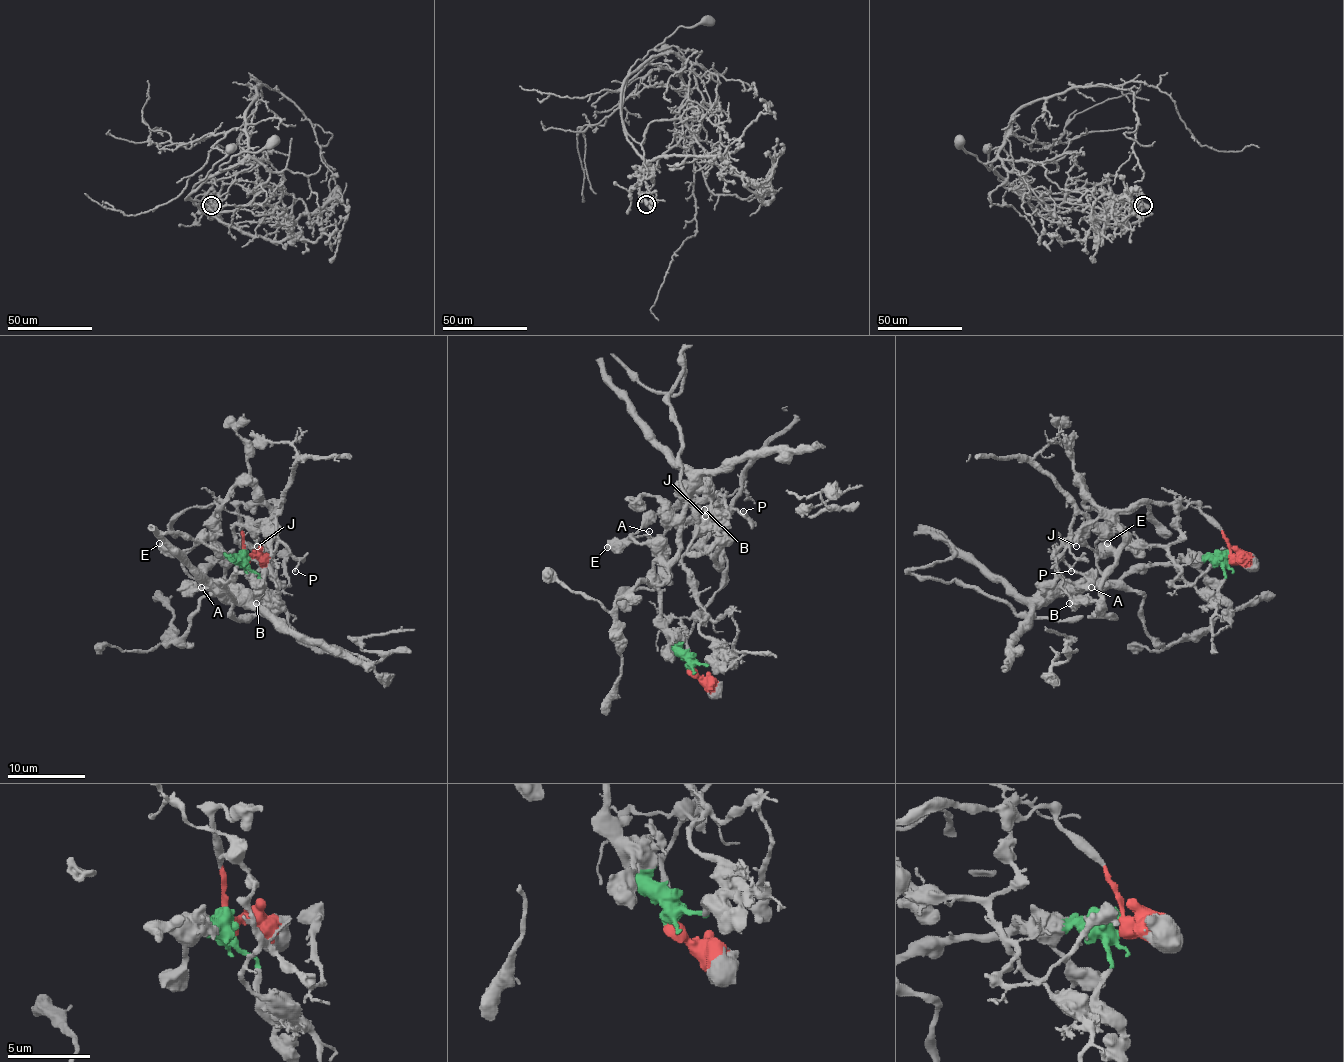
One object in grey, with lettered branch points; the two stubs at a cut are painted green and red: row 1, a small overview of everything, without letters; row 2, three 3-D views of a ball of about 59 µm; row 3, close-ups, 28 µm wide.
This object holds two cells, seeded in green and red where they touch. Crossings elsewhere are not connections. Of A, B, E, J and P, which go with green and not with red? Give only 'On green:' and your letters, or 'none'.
On green: A, E

